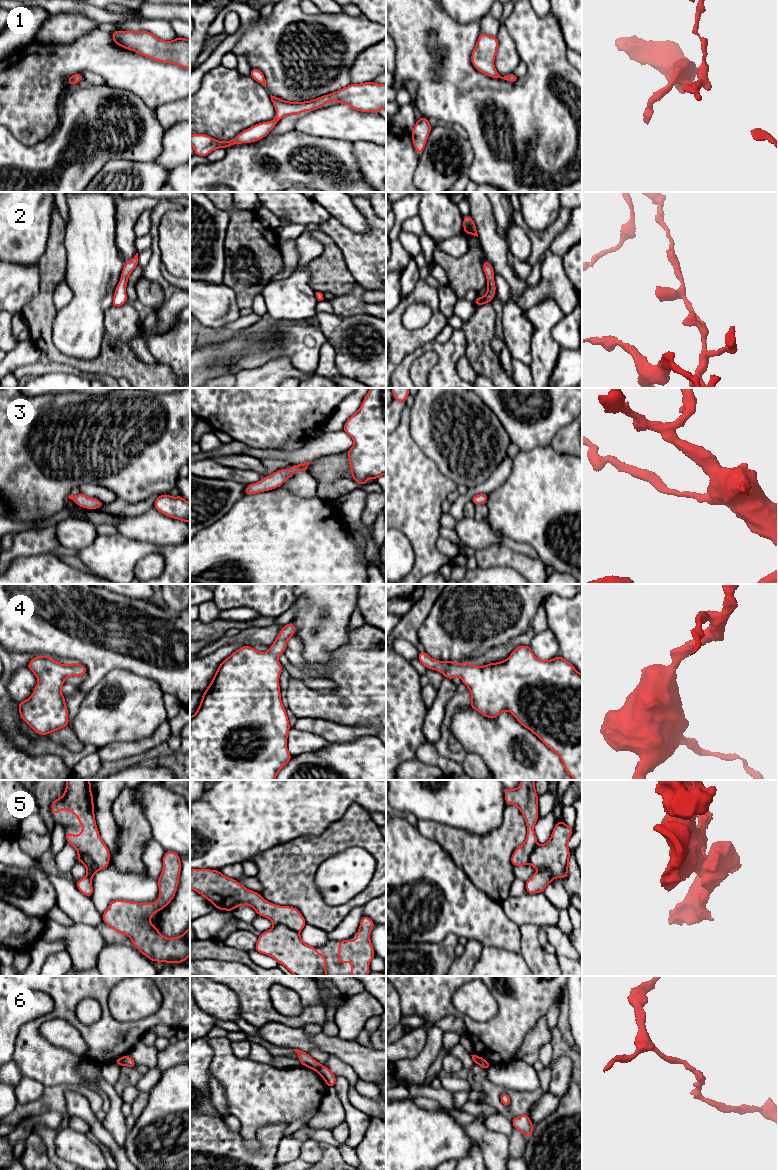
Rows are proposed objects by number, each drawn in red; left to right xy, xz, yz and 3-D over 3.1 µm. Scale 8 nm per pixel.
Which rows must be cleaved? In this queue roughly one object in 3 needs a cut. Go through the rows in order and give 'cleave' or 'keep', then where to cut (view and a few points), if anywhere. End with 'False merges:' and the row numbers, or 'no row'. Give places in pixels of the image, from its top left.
1: keep; no cut
2: keep; no cut
3: keep; no cut
4: keep; no cut
5: keep; no cut
6: cleave; cut in xz along (322, 1065), (317, 1071)
False merges: 6

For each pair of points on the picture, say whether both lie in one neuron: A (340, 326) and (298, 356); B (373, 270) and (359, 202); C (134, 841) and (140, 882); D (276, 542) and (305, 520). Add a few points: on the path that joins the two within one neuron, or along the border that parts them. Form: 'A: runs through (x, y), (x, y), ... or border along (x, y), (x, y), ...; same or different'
A: border along (319, 329), (328, 341); different
B: runs through (374, 253), (374, 221), (372, 219); same
C: border along (116, 868), (123, 872), (145, 874); different
D: runs through (283, 542), (298, 527); same

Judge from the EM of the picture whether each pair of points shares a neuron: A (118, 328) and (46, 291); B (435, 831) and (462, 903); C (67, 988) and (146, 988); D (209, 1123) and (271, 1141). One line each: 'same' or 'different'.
A: same
B: different
C: different
D: same

